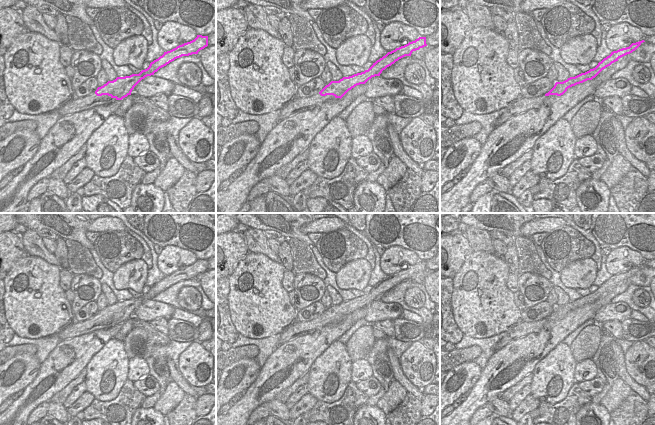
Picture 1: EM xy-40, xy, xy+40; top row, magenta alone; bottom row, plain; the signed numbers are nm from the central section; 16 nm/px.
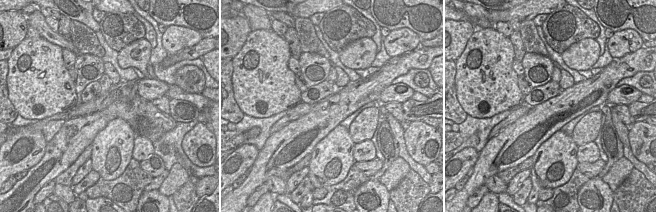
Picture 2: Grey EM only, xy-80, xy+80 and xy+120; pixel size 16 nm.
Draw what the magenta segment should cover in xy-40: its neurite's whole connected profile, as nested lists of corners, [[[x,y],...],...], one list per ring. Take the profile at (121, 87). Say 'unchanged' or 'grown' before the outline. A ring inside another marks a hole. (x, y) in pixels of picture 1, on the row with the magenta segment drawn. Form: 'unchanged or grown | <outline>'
grown | [[[197,35],[197,37],[176,48],[164,52],[162,56],[150,63],[149,67],[139,74],[132,74],[125,77],[117,77],[113,81],[108,81],[98,87],[92,94],[83,98],[74,98],[69,103],[59,108],[58,114],[67,116],[73,113],[89,110],[96,106],[108,105],[114,101],[122,100],[131,95],[134,87],[145,77],[154,75],[160,68],[182,56],[198,54],[198,52],[208,46],[208,36]]]

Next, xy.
grown | [[[419,37],[415,41],[409,42],[404,46],[388,52],[364,72],[349,77],[343,77],[339,81],[331,81],[320,92],[311,97],[296,98],[281,109],[279,121],[307,110],[313,110],[315,107],[322,105],[326,101],[341,99],[355,86],[365,84],[372,77],[380,76],[382,71],[387,67],[405,56],[411,56],[413,51],[419,50],[425,46],[427,46],[426,37]]]

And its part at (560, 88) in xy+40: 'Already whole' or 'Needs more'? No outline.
Needs more

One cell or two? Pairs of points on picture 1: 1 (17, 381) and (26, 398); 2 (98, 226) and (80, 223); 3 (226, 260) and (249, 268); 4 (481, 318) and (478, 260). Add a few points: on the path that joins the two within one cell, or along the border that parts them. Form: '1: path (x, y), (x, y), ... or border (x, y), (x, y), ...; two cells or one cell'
1: border (38, 371), (35, 378), (23, 389); two cells
2: border (91, 223), (86, 231); two cells
3: border (249, 252), (239, 262), (235, 270), (226, 277); two cells
4: path (483, 304), (484, 288), (482, 286), (482, 274); one cell

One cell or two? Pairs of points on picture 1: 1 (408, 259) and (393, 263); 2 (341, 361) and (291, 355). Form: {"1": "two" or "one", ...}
{"1": "one", "2": "two"}

